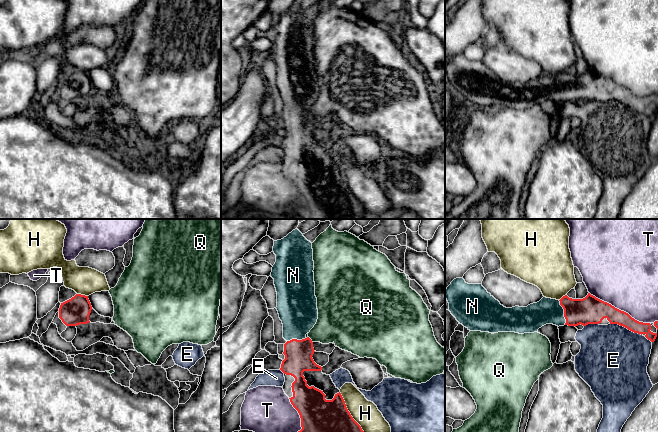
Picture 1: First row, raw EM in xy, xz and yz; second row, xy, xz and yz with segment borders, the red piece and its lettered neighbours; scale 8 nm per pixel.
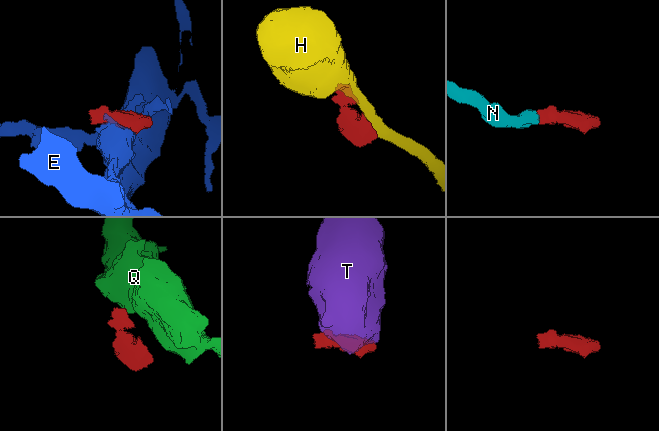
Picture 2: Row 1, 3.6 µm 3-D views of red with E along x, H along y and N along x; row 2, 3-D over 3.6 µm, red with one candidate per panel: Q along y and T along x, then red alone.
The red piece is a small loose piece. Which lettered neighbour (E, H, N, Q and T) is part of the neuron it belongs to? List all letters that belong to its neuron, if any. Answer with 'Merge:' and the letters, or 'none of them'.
Merge: N

